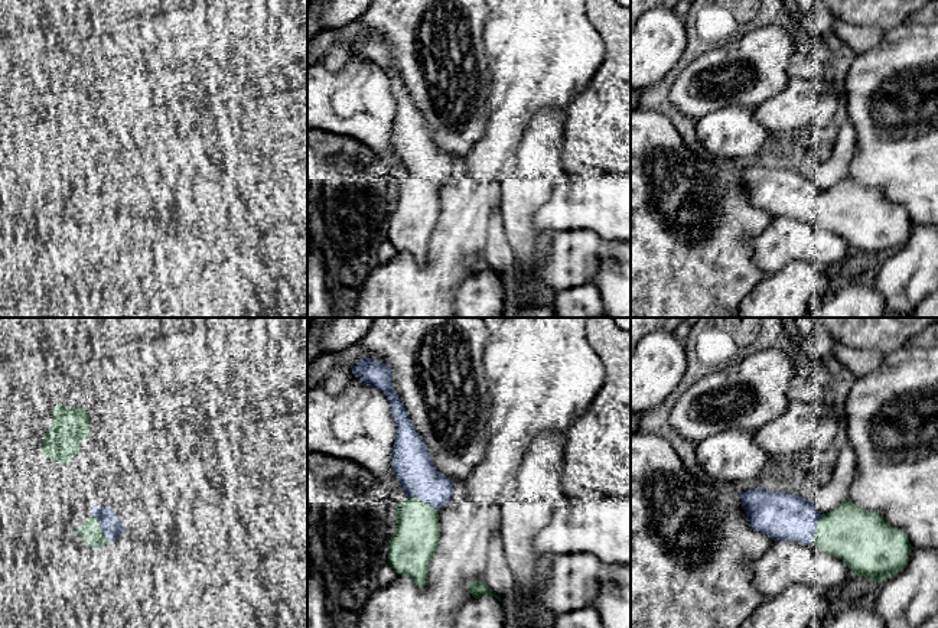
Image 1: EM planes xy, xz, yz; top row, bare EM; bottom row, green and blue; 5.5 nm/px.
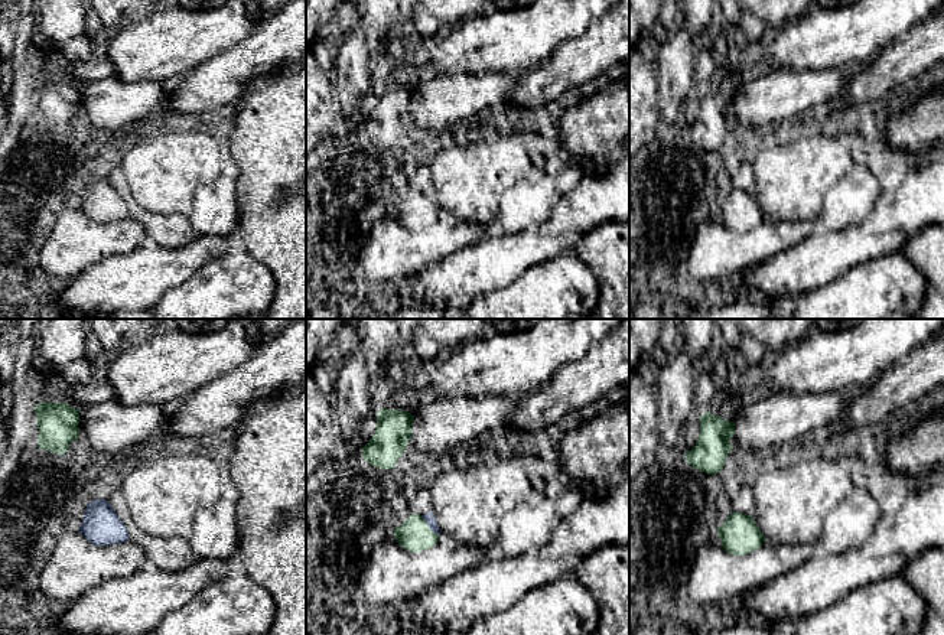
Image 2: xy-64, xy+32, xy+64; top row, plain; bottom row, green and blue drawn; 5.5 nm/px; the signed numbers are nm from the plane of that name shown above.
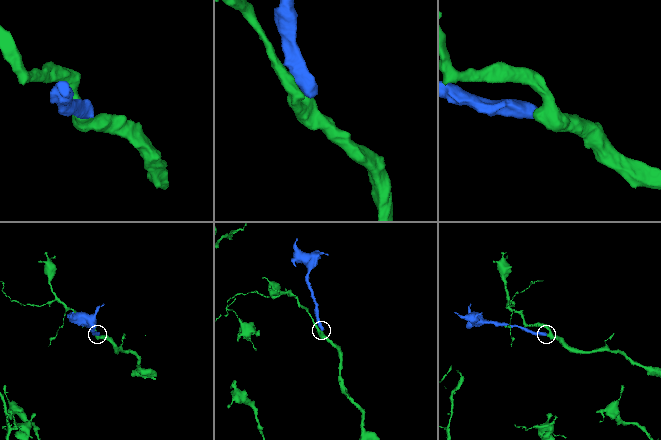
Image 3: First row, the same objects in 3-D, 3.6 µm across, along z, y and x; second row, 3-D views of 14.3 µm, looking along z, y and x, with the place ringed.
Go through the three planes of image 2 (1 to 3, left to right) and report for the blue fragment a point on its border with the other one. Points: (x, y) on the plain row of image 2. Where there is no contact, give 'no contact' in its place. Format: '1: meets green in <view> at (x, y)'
1: no contact
2: meets green in xy+32 at (429, 204)
3: no contact

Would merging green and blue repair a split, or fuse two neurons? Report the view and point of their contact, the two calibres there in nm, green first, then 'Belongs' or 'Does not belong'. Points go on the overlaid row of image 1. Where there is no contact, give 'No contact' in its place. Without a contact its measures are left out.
Touches green at xz (423, 503). Thickness 260 nm (green) against 220 nm. Belongs

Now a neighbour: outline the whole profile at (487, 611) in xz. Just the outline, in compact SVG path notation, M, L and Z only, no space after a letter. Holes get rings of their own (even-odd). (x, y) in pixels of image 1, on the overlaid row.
M492 595L466 602L456 614L455 628L512 628L514 616Z

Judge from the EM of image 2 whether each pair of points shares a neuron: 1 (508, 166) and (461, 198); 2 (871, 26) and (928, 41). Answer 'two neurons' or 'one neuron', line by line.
1: one neuron
2: two neurons

